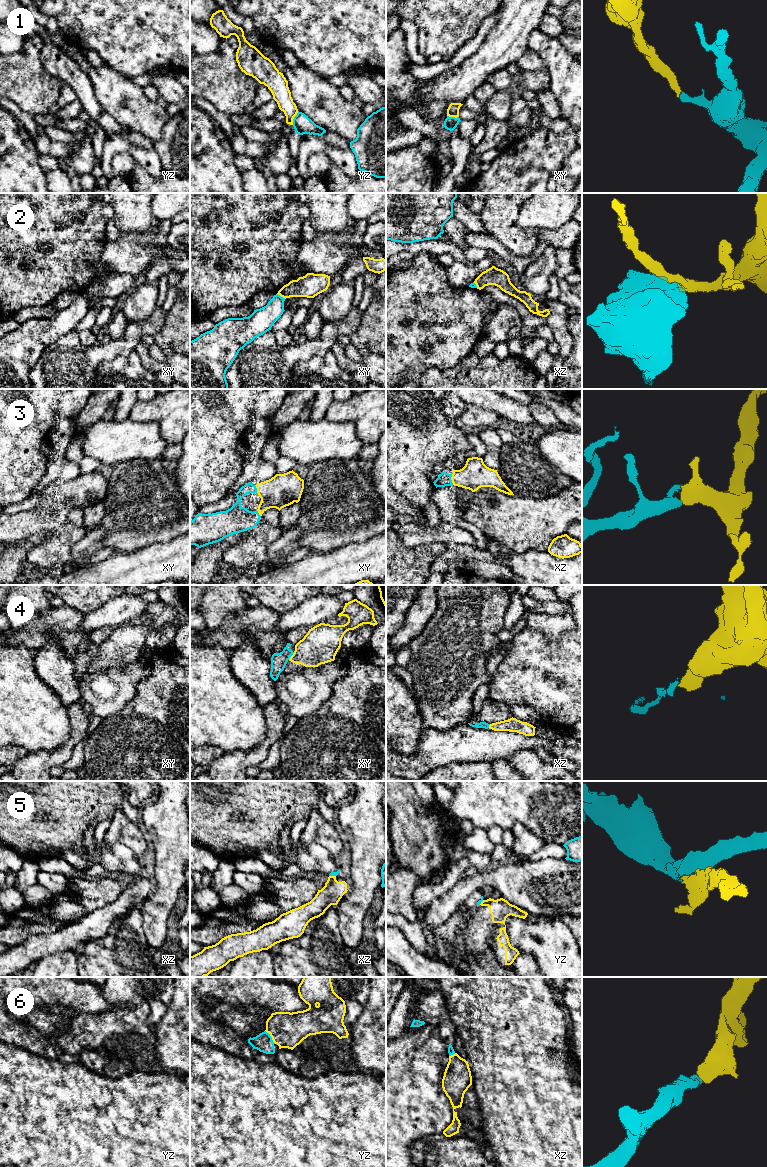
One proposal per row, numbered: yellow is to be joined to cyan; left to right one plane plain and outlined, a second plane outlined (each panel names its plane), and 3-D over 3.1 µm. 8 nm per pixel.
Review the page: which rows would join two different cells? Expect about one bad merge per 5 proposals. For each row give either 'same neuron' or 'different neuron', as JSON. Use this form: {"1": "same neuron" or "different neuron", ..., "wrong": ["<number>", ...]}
{"1": "different neuron", "2": "different neuron", "3": "same neuron", "4": "different neuron", "5": "different neuron", "6": "same neuron", "wrong": ["1", "2", "4", "5"]}

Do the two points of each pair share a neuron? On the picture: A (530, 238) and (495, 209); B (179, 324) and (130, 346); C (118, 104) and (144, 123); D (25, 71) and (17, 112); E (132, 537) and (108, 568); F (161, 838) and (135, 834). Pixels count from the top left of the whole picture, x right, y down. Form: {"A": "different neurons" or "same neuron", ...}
{"A": "same neuron", "B": "different neurons", "C": "same neuron", "D": "different neurons", "E": "different neurons", "F": "different neurons"}

